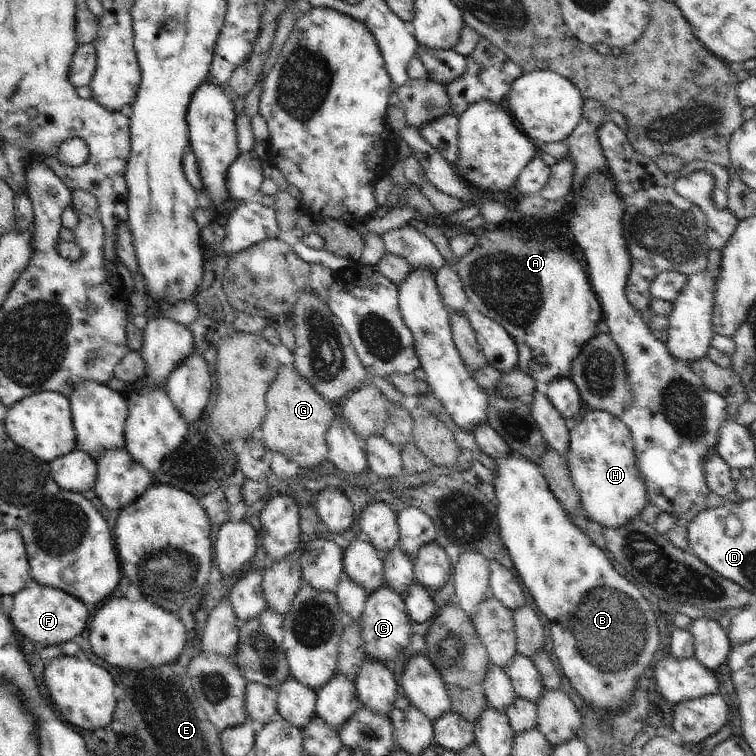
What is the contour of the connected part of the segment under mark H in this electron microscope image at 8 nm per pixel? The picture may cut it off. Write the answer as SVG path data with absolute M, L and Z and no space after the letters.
M585 409L581 421L569 431L566 462L570 478L580 494L581 513L602 528L622 528L630 520L640 519L648 504L646 486L636 468L634 440L630 429L610 412Z

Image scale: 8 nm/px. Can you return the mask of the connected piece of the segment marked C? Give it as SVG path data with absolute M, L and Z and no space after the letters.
M386 583L368 595L359 622L362 624L362 642L366 648L365 656L372 658L372 660L382 660L382 662L386 662L386 665L390 662L394 663L400 658L404 648L410 644L414 622L407 613L401 595Z

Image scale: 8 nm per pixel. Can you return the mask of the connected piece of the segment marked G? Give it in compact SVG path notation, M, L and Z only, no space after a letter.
M280 364L278 374L266 394L266 416L261 424L264 444L272 452L280 452L289 460L299 463L309 475L308 469L319 466L328 456L326 432L336 418L338 408L326 402L302 376L298 376L294 364Z

